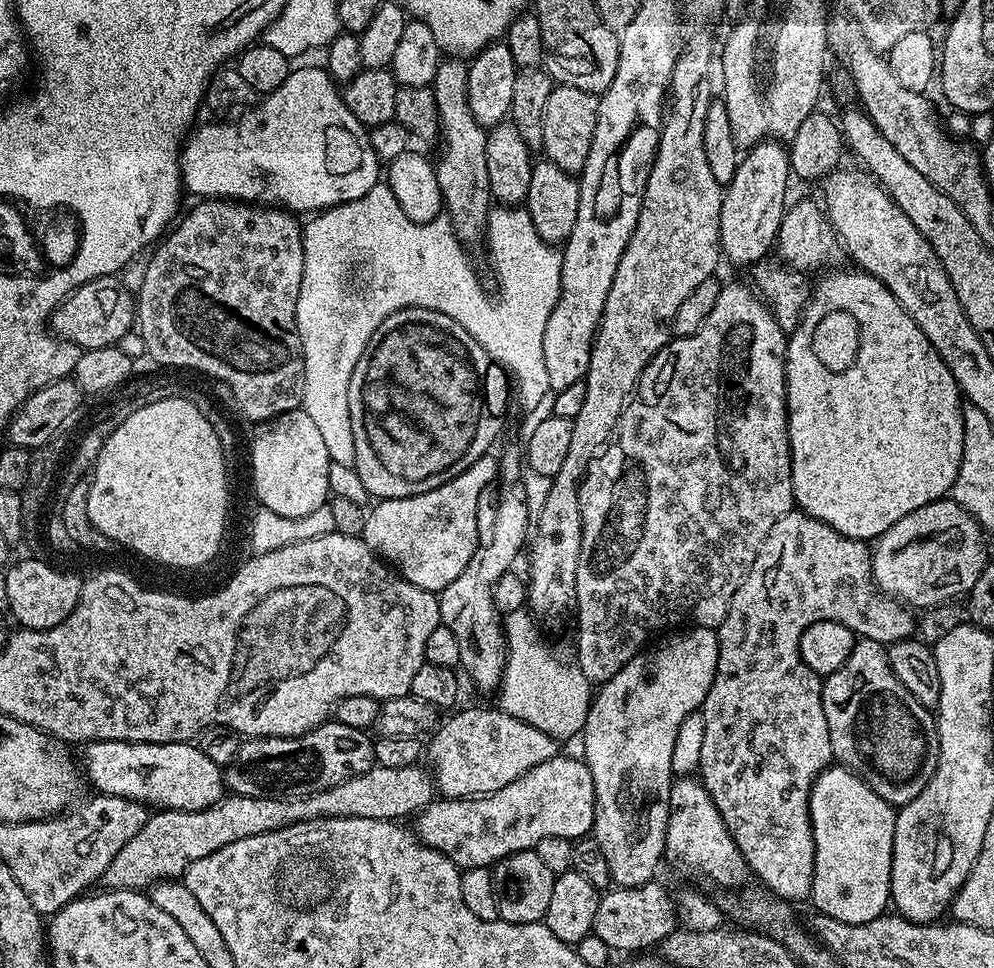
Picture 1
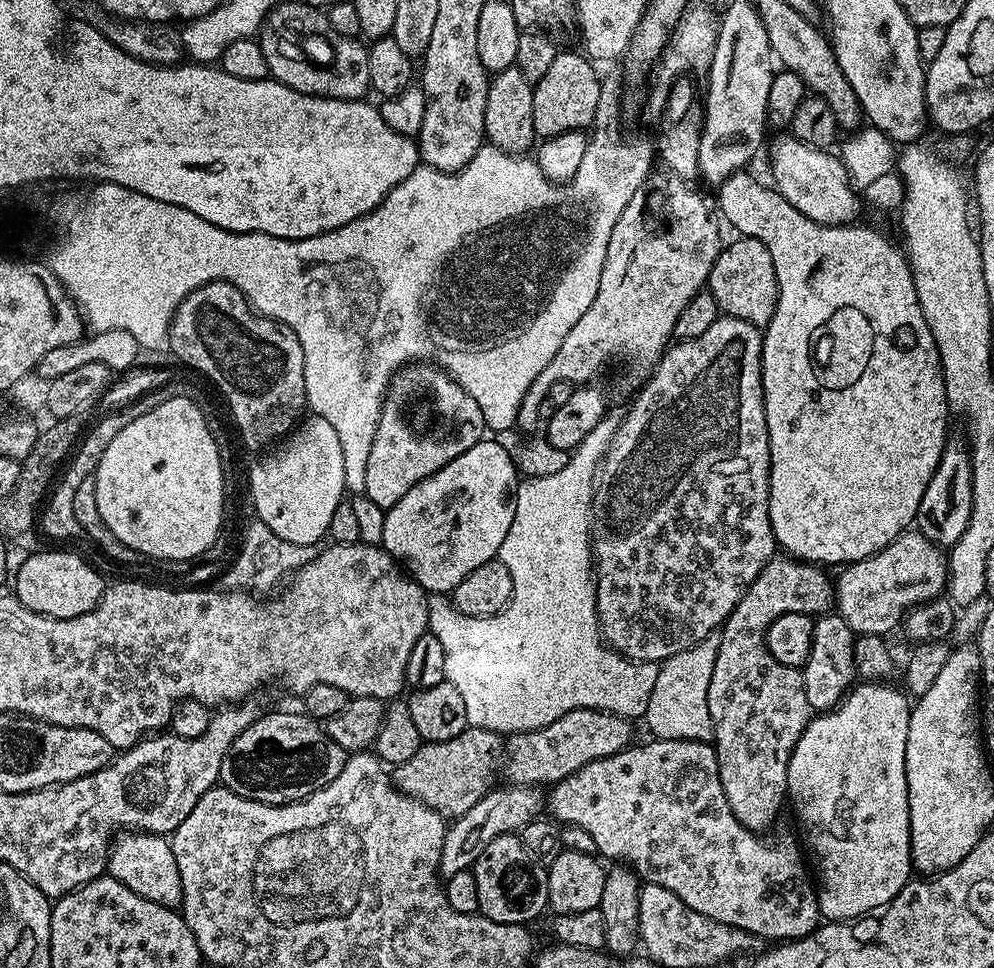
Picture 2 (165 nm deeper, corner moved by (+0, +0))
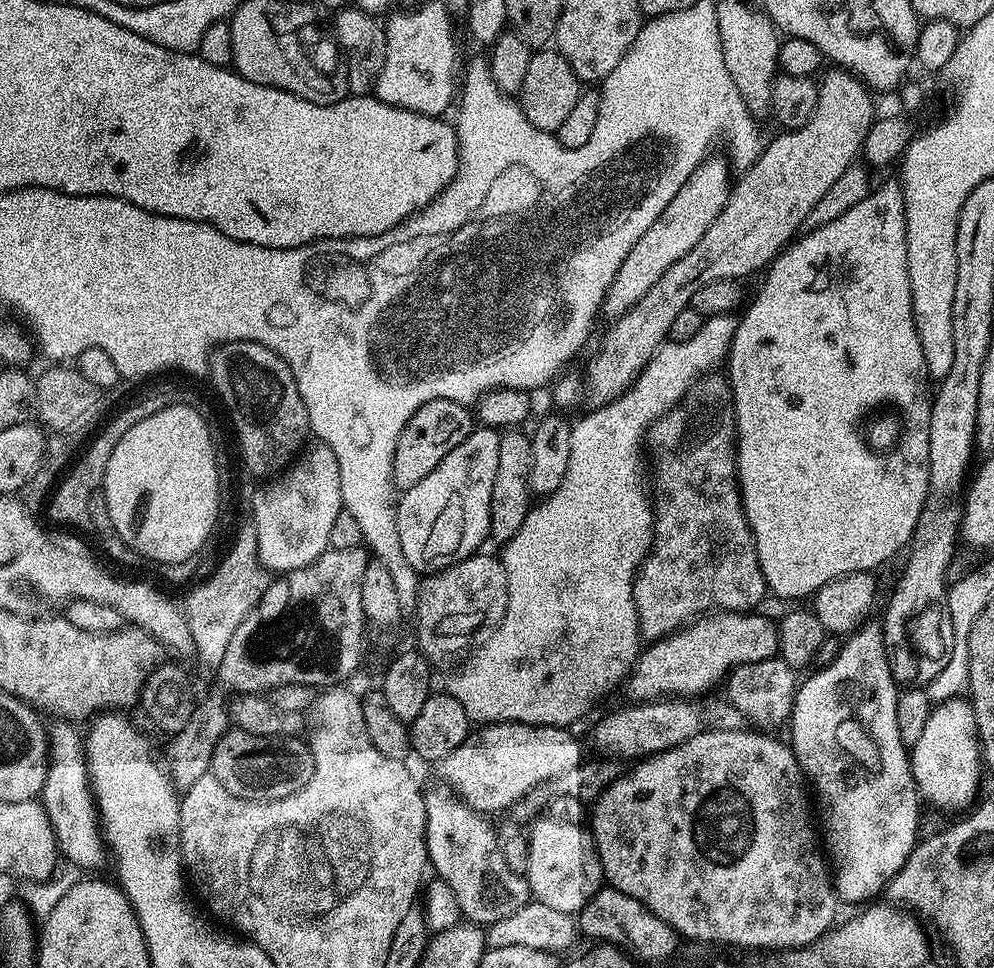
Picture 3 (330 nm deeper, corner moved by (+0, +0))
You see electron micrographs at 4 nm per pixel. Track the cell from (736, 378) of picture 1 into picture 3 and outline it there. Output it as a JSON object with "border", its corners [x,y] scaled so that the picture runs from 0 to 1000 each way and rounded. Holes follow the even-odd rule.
{"border":[[[720,387],[705,388],[687,413],[663,430],[650,447],[654,508],[658,513],[658,557],[656,569],[644,584],[636,601],[636,620],[642,630],[644,656],[652,663],[683,653],[689,645],[695,645],[709,634],[757,632],[771,615],[763,568],[744,518],[744,498],[740,495],[740,429],[736,401],[727,387]]]}

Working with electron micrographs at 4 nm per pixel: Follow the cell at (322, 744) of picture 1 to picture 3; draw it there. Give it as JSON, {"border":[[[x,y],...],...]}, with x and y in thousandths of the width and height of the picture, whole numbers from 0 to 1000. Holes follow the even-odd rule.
{"border":[[[230,754],[225,757],[224,762],[213,780],[212,801],[219,804],[219,808],[231,820],[248,826],[283,826],[308,812],[312,804],[316,804],[316,779],[305,763],[296,760],[257,760],[251,756]]]}

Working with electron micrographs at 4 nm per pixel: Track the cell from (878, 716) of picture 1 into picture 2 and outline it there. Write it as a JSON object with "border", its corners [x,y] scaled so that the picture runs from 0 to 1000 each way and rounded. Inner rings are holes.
{"border":[[[825,634],[820,637],[815,680],[811,680],[807,693],[811,709],[811,725],[822,737],[840,731],[849,722],[851,713],[858,710],[862,701],[859,688],[860,666],[861,657],[858,651],[844,634]]]}

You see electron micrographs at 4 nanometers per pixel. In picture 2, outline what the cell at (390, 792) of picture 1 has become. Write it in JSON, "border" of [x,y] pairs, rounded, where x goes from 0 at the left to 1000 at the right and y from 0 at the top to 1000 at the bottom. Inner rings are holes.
{"border":[[[470,751],[461,762],[453,762],[453,767],[424,768],[412,787],[397,790],[394,809],[412,824],[433,833],[448,848],[455,849],[469,841],[496,813],[495,805],[504,785],[504,757]]]}

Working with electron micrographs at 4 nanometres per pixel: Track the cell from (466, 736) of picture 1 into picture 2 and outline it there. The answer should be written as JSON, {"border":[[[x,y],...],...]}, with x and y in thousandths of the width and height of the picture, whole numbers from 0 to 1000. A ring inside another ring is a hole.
{"border":[[[587,731],[565,738],[553,750],[532,756],[516,756],[509,764],[509,784],[505,793],[511,796],[516,811],[554,812],[565,804],[586,795],[599,785],[617,781],[637,768],[636,752],[631,743],[616,736]]]}

